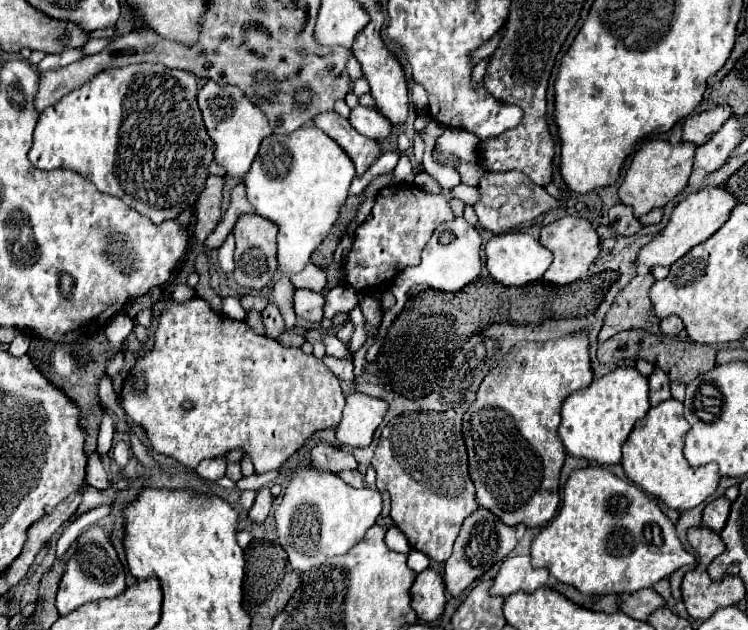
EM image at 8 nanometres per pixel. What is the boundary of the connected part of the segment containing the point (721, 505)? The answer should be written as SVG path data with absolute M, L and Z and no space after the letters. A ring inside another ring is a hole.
M716 498L716 500L706 504L706 508L702 512L702 524L714 532L720 532L726 524L728 512L730 512L730 500L728 498Z

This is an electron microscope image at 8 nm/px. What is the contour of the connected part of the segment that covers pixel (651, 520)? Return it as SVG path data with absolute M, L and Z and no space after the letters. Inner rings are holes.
M602 466L578 468L570 474L564 484L562 508L534 538L530 556L534 568L548 568L558 582L570 584L582 594L622 594L652 588L674 570L694 562L654 498Z

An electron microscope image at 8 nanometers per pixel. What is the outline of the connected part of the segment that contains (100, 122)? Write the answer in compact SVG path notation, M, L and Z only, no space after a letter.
M132 64L132 66L124 66L124 68L112 68L112 70L98 72L88 84L84 84L84 86L68 92L68 96L62 96L54 106L48 106L40 114L36 130L34 130L34 146L28 152L28 158L40 170L66 168L66 170L78 172L80 176L84 176L86 180L90 180L100 192L124 200L124 204L128 204L128 208L134 208L142 216L148 216L154 224L160 224L164 220L176 218L182 210L190 208L196 202L196 198L198 198L198 194L204 188L204 182L208 178L208 164L214 160L212 140L206 134L204 122L202 122L202 114L200 114L200 108L196 104L196 90L198 90L198 82L196 82L194 74L184 72L184 70L164 68L164 64Z

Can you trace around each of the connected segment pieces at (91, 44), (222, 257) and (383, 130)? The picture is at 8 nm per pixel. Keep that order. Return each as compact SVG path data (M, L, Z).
M89 39L82 47L84 54L93 55L102 51L111 41L111 39Z
M232 232L226 236L224 244L218 248L218 260L220 260L220 266L224 272L234 271L234 236Z
M360 104L350 112L348 120L352 122L352 128L374 140L384 140L392 130L390 122L376 108L366 108Z

